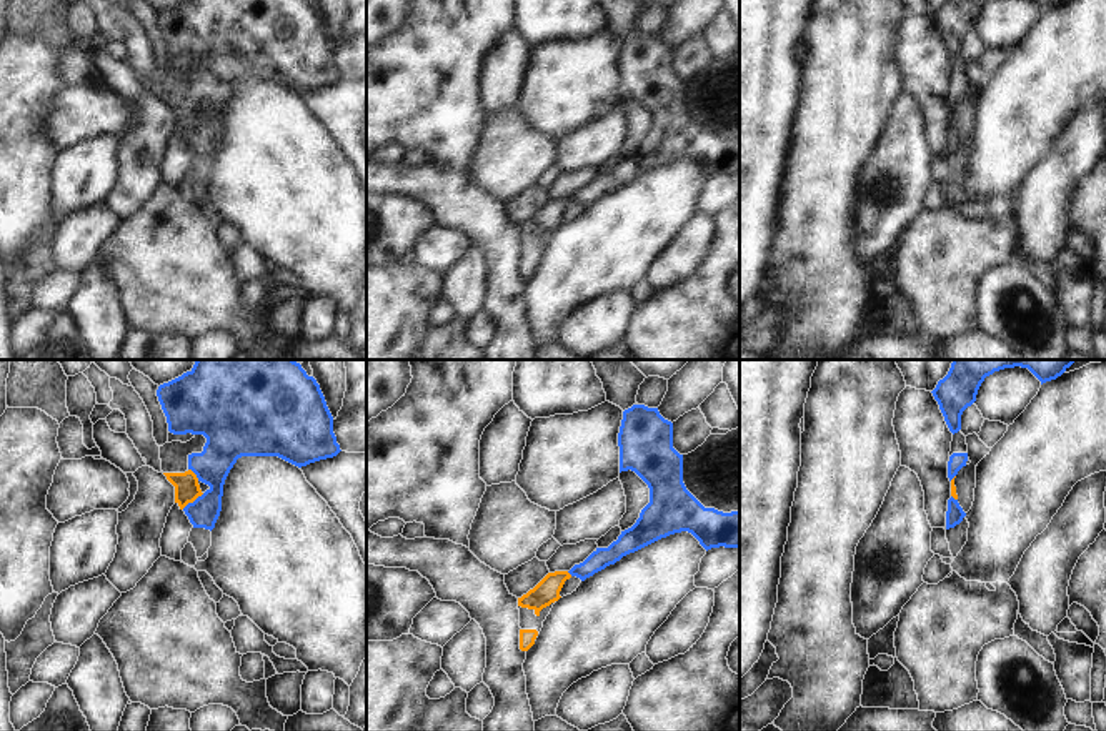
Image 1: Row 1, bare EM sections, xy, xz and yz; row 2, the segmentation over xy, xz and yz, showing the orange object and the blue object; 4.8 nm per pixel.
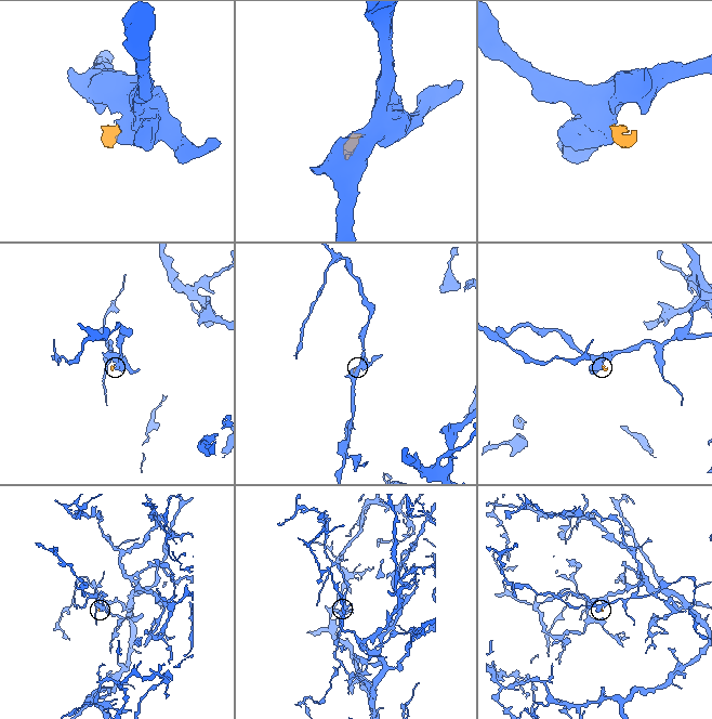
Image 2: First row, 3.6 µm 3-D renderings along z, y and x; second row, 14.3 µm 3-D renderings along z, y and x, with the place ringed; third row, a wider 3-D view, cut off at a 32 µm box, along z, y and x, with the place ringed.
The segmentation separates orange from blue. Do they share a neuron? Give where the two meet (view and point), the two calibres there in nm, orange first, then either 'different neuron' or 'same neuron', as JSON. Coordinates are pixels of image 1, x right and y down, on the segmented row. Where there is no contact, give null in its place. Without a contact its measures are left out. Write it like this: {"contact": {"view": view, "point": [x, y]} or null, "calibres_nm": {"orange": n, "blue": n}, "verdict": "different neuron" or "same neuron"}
{"contact": {"view": "xy", "point": [192, 502]}, "calibres_nm": {"orange": 120, "blue": 170}, "verdict": "same neuron"}

